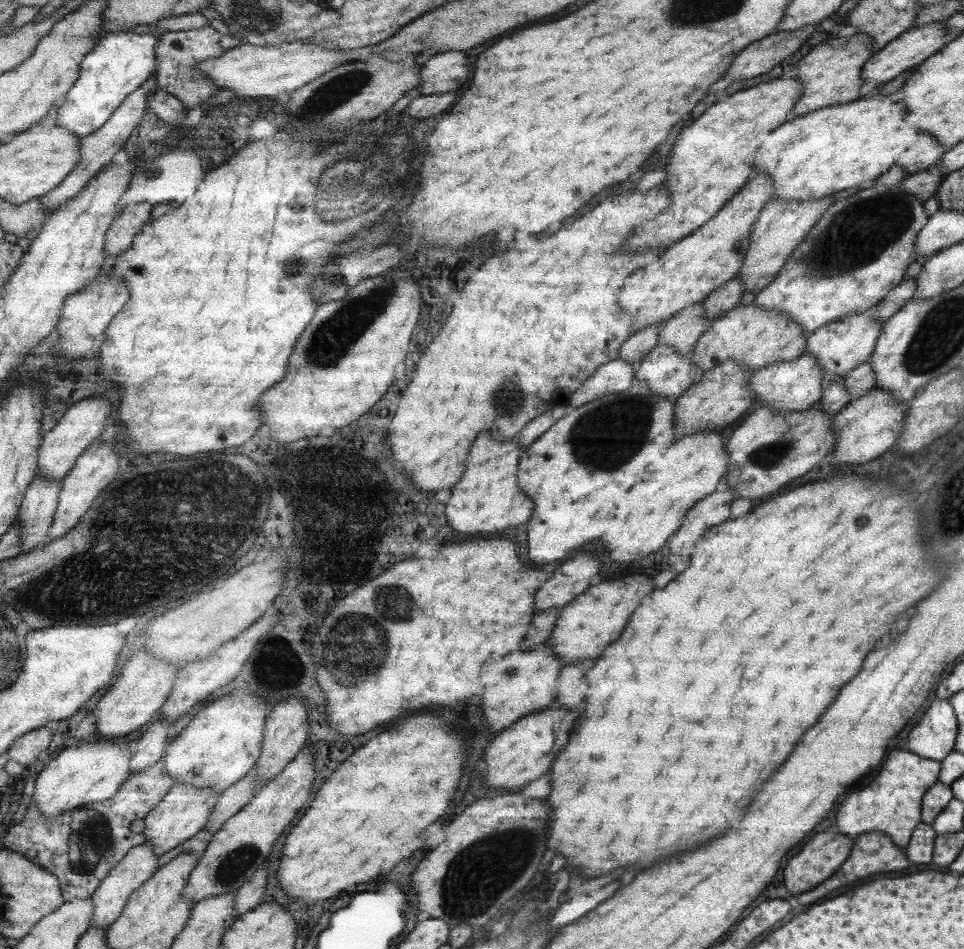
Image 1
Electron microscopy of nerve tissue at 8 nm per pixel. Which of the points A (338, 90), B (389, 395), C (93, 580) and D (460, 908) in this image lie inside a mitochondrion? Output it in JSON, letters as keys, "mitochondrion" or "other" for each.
{"A":"mitochondrion","B":"other","C":"mitochondrion","D":"mitochondrion"}

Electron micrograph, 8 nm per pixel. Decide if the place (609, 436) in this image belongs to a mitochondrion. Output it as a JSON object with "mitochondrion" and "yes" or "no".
{"mitochondrion":"yes"}

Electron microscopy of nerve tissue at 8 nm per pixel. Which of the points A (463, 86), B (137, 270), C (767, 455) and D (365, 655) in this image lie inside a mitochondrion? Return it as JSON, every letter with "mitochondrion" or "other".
{"A":"other","B":"other","C":"mitochondrion","D":"mitochondrion"}

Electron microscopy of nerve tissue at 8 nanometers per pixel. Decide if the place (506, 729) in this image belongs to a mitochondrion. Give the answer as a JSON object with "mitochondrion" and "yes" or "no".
{"mitochondrion":"no"}

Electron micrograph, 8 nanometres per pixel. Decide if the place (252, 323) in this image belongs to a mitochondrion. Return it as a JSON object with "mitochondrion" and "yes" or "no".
{"mitochondrion":"no"}

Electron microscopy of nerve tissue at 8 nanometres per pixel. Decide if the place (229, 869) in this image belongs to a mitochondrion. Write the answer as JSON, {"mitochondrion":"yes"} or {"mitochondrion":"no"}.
{"mitochondrion":"yes"}

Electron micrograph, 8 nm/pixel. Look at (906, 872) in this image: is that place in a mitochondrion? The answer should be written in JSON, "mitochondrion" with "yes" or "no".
{"mitochondrion":"no"}

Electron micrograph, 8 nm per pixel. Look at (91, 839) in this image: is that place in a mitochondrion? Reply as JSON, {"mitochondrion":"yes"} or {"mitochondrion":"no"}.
{"mitochondrion":"yes"}

